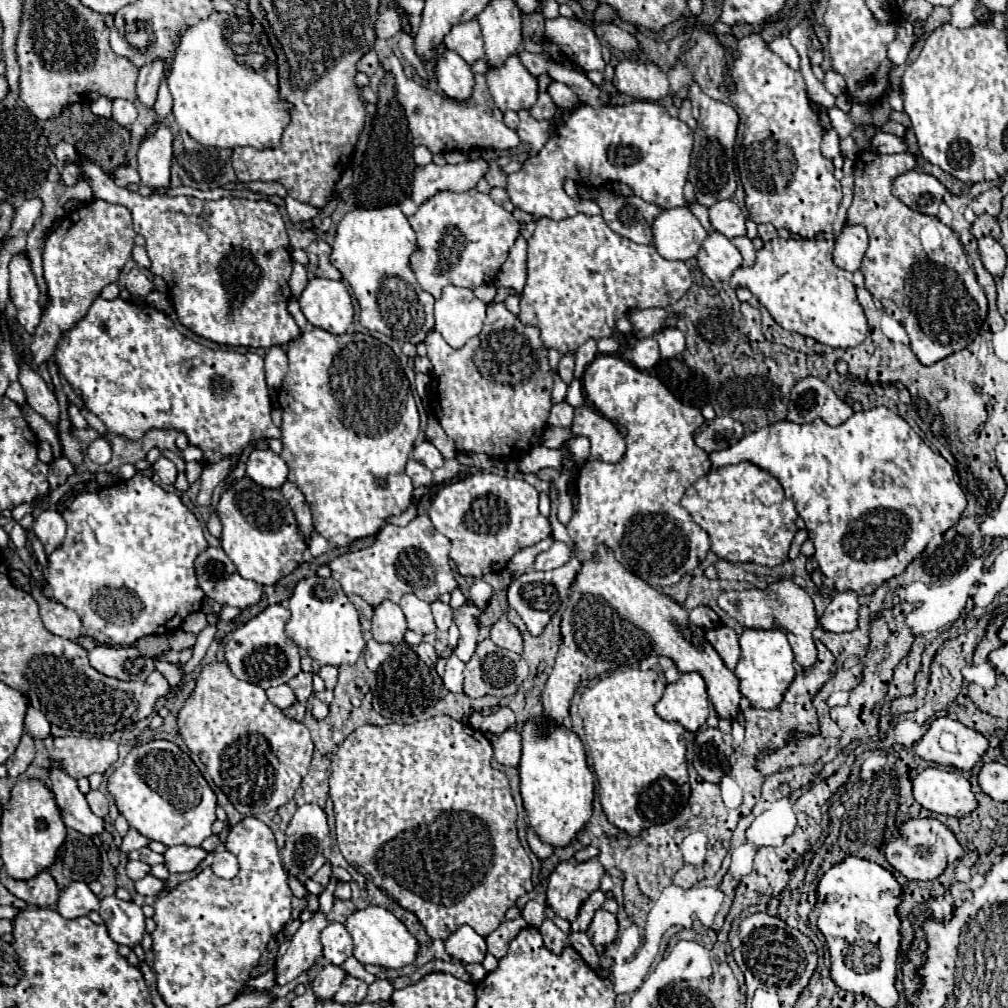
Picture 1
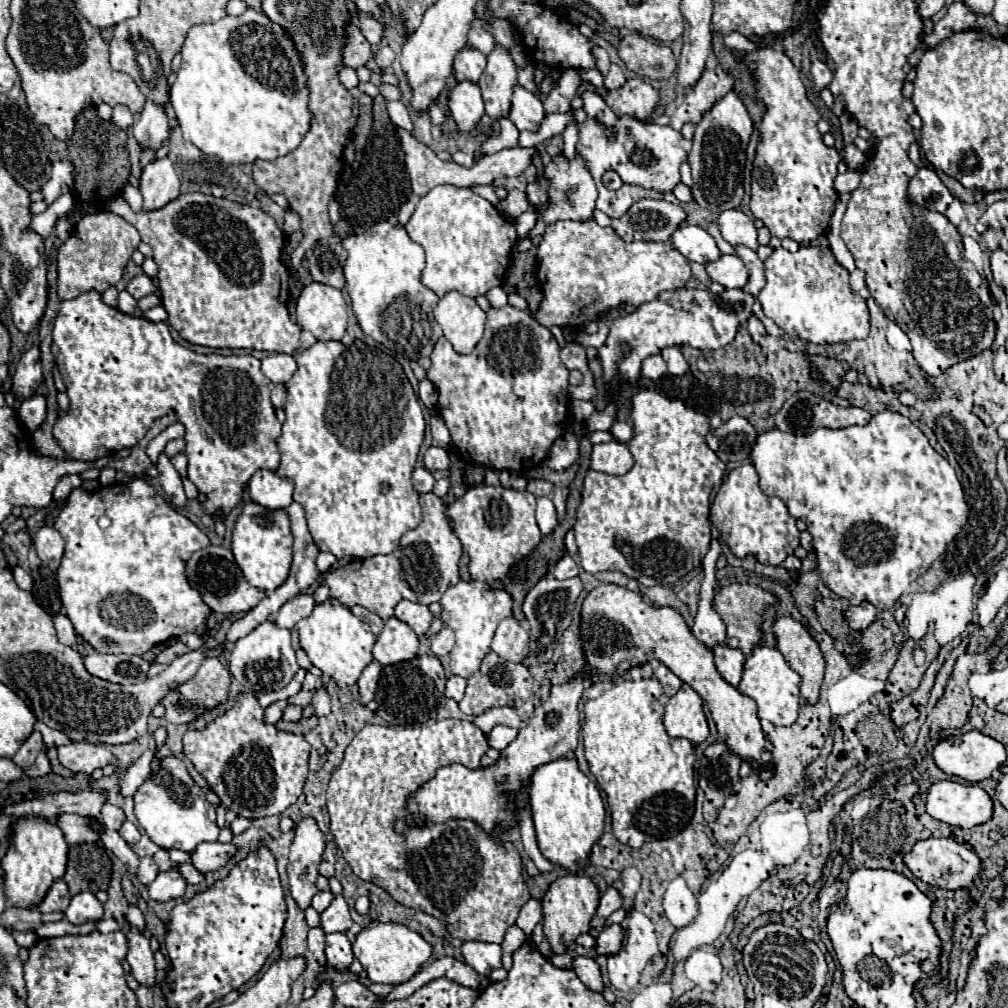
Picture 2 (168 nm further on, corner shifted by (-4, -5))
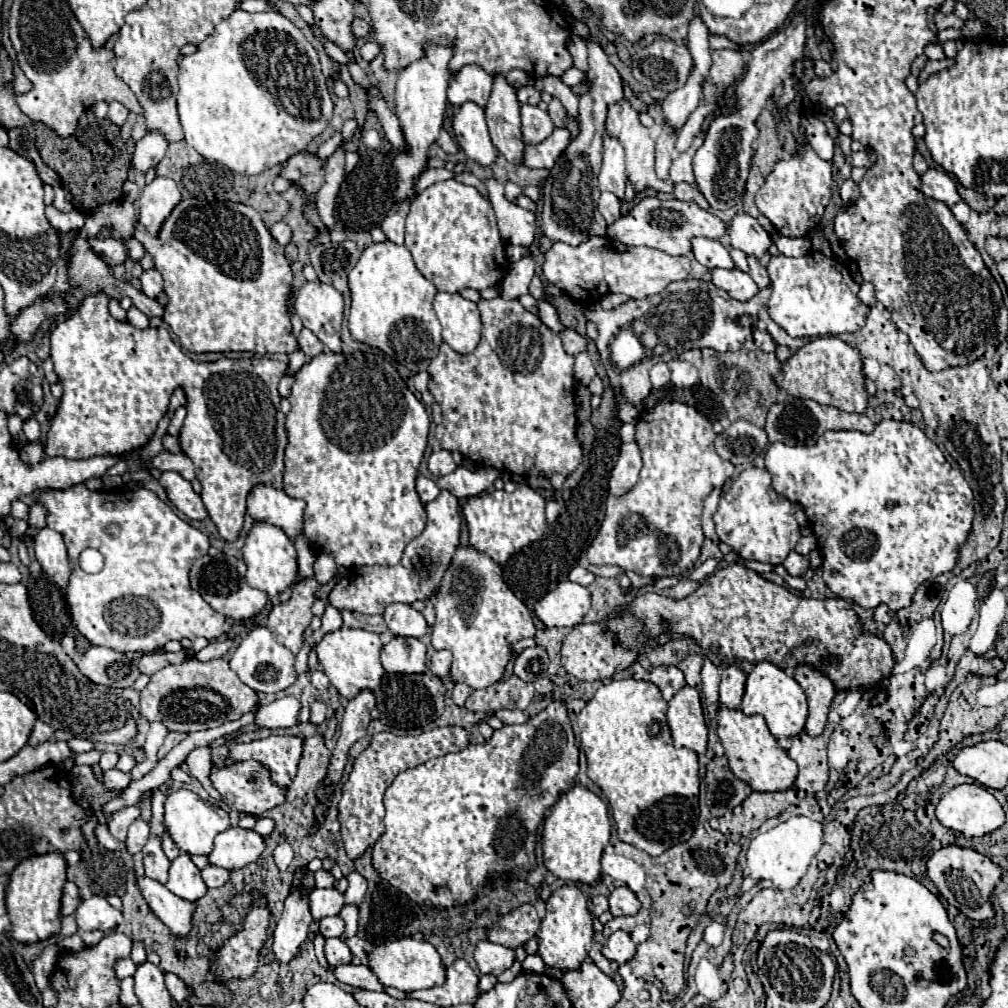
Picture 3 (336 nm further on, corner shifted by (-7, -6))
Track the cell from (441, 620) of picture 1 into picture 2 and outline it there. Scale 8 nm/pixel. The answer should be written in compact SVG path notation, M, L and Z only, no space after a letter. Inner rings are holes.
M444 624L442 630L432 640L432 654L444 656L452 650L452 646L454 646L454 630L450 630L450 626Z

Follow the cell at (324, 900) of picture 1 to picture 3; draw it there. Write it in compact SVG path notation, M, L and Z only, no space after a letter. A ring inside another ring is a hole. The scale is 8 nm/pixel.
M341 965L341 967L335 967L333 973L341 983L347 983L351 987L369 989L369 991L385 991L385 985L365 965Z

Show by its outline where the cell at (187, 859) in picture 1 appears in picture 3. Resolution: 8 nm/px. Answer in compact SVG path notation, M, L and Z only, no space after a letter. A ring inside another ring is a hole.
M229 827L215 837L213 853L209 855L211 865L225 869L241 869L251 861L257 861L265 851L265 839L253 829Z

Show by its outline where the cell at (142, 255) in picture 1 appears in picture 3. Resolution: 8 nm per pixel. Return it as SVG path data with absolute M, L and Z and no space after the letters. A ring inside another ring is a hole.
M155 269L145 271L145 273L139 277L139 281L141 281L141 291L143 291L147 297L157 299L157 297L163 293L163 279L161 279L161 275L159 275Z

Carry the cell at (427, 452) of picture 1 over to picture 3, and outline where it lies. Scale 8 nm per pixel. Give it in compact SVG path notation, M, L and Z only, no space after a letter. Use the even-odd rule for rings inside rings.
M435 451L431 453L429 457L429 471L435 475L435 477L443 477L447 473L453 473L457 469L457 465L453 463L453 457L451 457L451 451Z

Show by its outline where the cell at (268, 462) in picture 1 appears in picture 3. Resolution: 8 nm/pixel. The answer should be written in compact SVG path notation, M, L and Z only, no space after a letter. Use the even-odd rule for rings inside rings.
M269 485L253 487L247 497L247 513L253 517L253 521L265 521L281 527L291 541L303 531L303 511L303 501L293 499L283 489Z

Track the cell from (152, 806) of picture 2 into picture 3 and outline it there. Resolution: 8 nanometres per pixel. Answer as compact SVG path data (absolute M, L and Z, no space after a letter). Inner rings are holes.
M179 789L179 791L173 791L165 801L165 825L173 841L183 853L209 855L213 851L215 835L229 829L229 813L217 805L207 805L193 791Z

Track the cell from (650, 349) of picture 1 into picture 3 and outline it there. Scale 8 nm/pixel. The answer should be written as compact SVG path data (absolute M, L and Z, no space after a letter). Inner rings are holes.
M657 363L651 367L651 383L653 389L663 389L669 385L669 367L667 363Z

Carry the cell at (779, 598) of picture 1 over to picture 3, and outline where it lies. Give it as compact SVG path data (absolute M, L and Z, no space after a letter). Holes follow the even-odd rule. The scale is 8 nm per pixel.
M809 665L797 667L793 677L801 685L801 689L805 691L807 703L809 703L809 719L807 719L807 725L805 725L805 733L817 737L825 729L829 705L835 697L835 687L823 673L815 671Z

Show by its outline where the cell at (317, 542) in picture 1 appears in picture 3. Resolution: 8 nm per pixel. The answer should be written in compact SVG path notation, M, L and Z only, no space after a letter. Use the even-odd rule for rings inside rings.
M319 555L313 565L313 571L315 571L315 579L319 583L329 583L337 573L337 565L329 555Z

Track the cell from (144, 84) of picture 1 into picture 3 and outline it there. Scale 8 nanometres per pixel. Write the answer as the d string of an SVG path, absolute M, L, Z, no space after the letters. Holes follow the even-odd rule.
M147 133L137 145L131 163L137 171L147 173L151 167L157 167L167 151L167 141L161 133Z

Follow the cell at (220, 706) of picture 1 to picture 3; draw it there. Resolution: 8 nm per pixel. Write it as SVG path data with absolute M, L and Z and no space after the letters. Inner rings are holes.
M243 761L243 763L235 763L233 767L223 767L223 769L213 767L211 783L221 793L223 801L229 809L247 813L247 815L255 815L255 817L281 805L285 801L285 793L287 793L283 787L279 787L277 783L273 783L269 779L269 771L263 765L259 765L257 761Z

